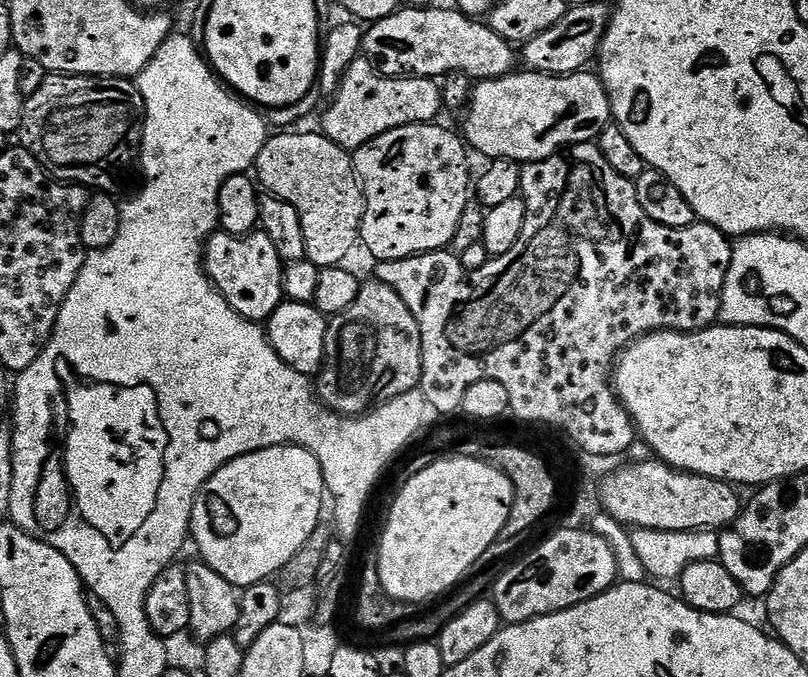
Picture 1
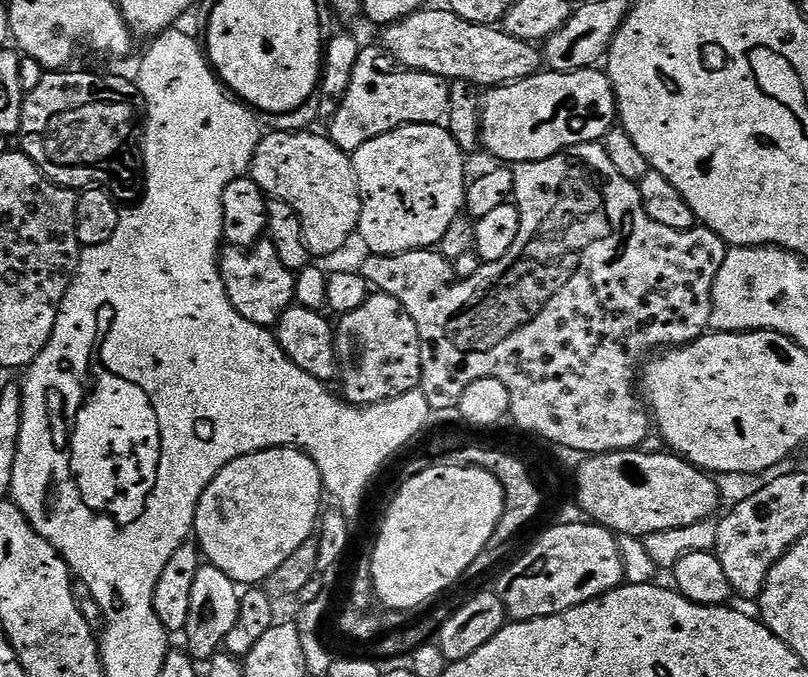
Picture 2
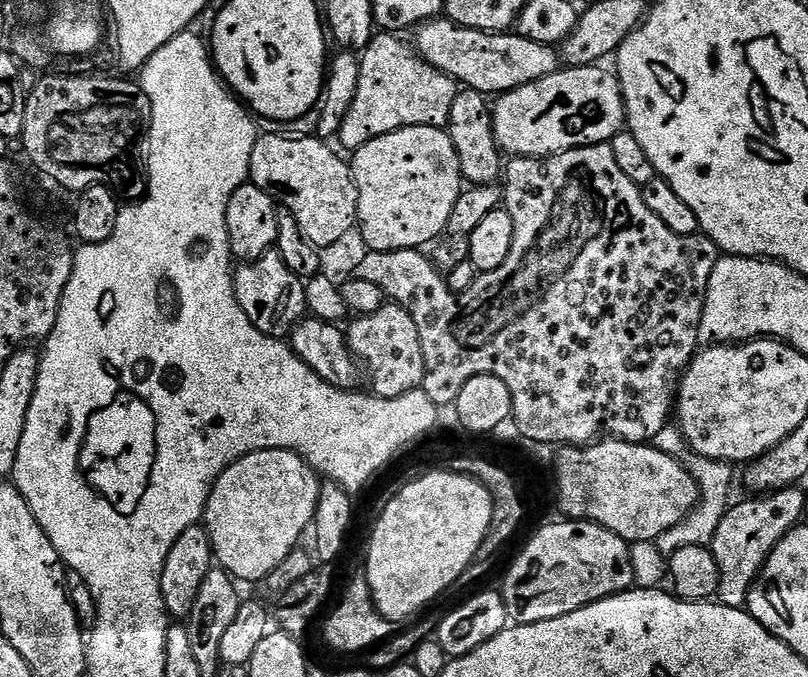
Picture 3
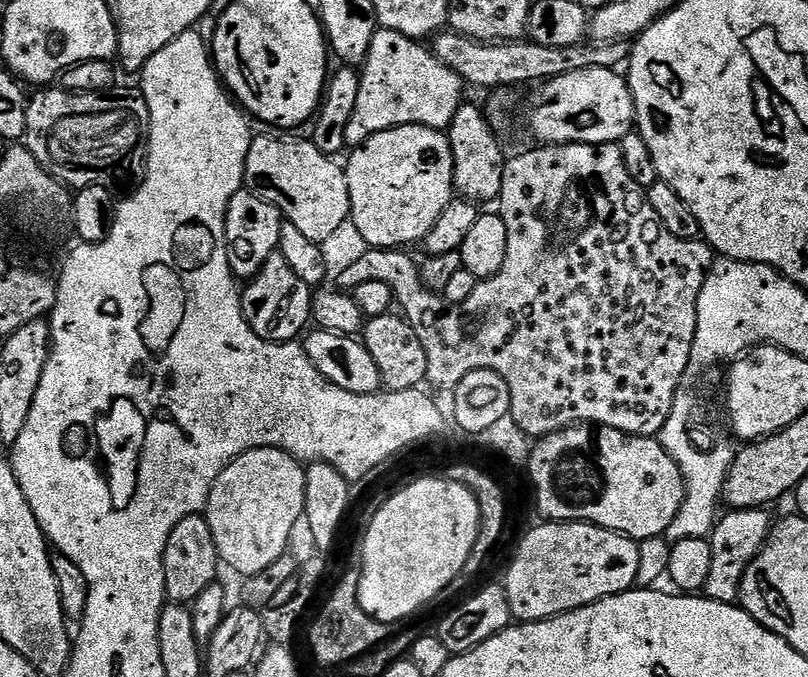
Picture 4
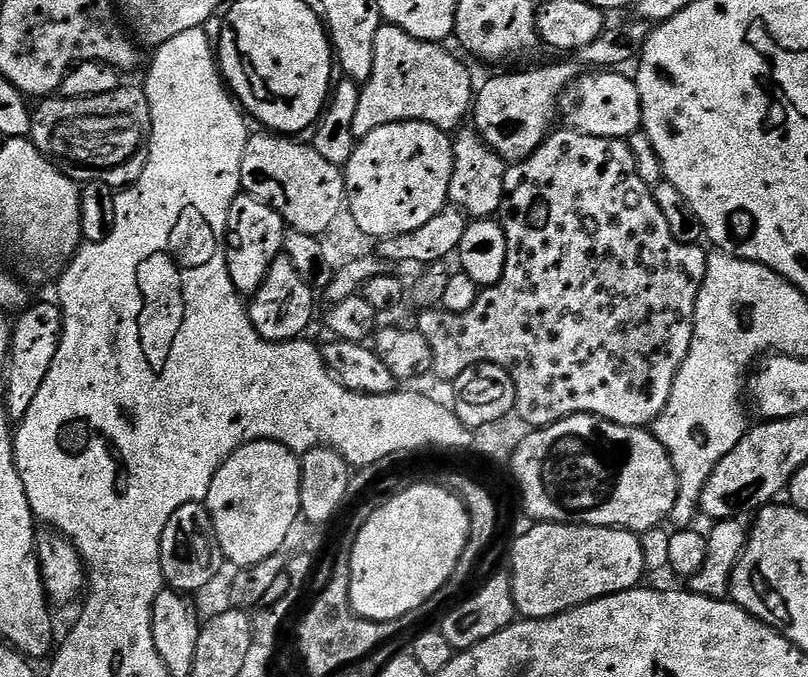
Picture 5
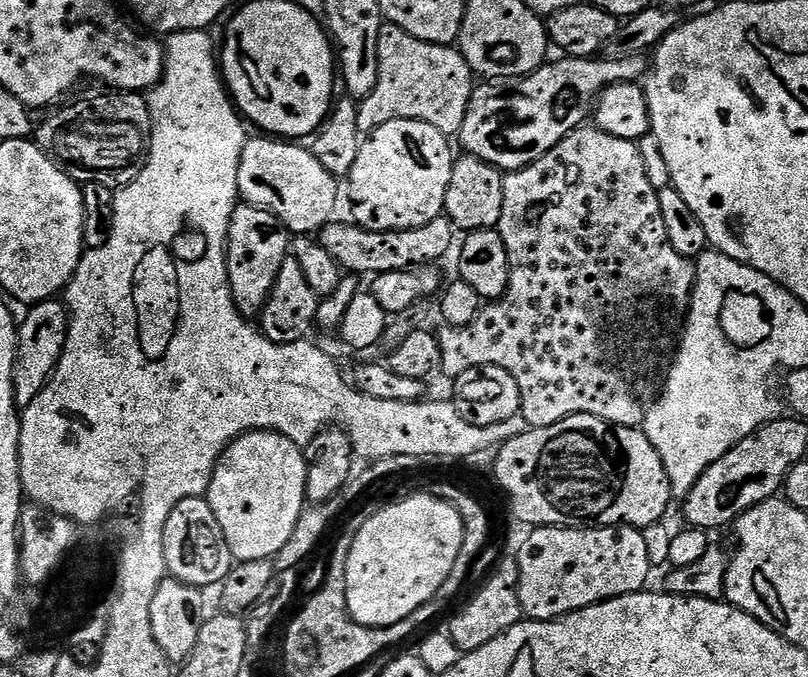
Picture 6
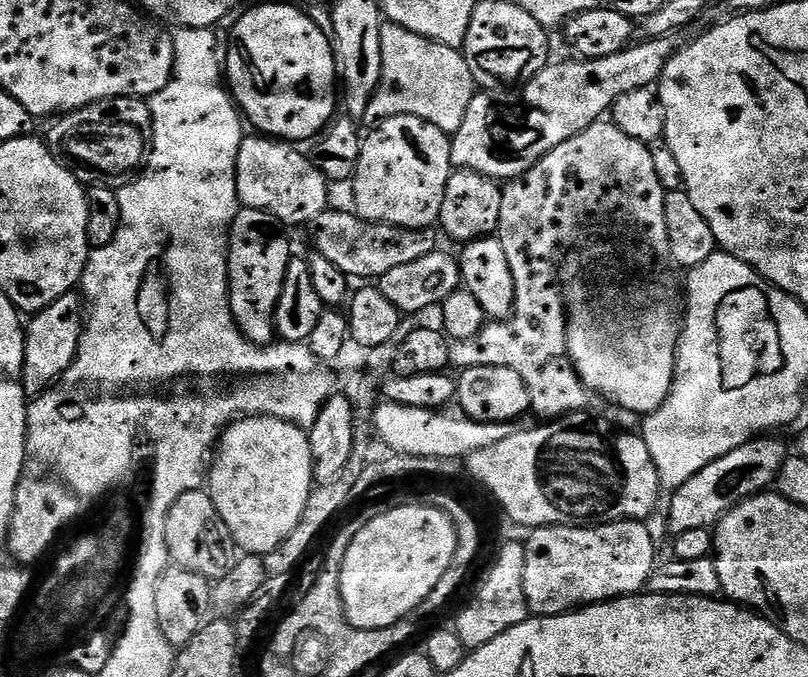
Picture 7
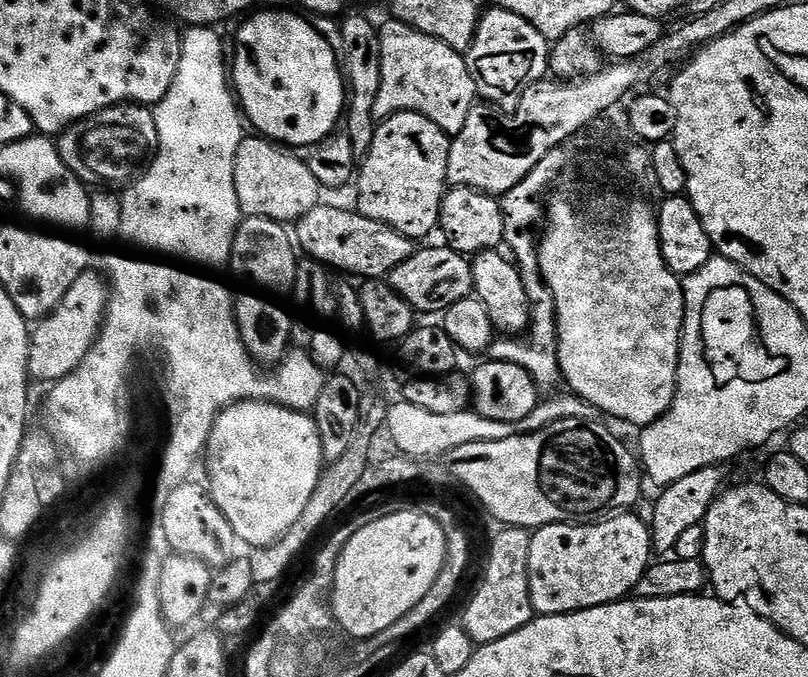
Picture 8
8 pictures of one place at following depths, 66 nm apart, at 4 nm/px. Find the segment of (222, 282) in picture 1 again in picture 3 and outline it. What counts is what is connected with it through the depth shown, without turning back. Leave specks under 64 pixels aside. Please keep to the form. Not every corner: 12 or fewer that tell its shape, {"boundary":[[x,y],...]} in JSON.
{"boundary":[[275,250],[241,263],[242,314],[267,336],[305,319],[304,286]]}

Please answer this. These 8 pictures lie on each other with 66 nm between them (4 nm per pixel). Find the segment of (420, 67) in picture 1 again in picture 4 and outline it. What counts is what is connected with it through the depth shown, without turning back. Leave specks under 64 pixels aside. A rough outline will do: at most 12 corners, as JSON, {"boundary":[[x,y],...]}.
{"boundary":[[444,30],[432,53],[465,85],[512,90],[587,68],[619,69],[627,40],[575,48],[471,40]]}

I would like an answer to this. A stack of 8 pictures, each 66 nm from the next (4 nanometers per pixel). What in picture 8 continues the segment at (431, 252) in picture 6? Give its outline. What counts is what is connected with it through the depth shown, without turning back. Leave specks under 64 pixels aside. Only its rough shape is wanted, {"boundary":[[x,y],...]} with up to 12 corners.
{"boundary":[[316,204],[295,221],[307,259],[365,281],[417,241],[359,210]]}

